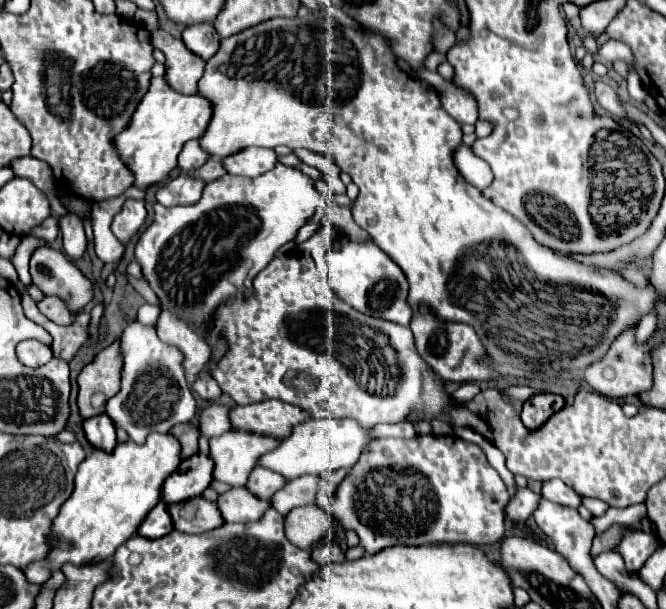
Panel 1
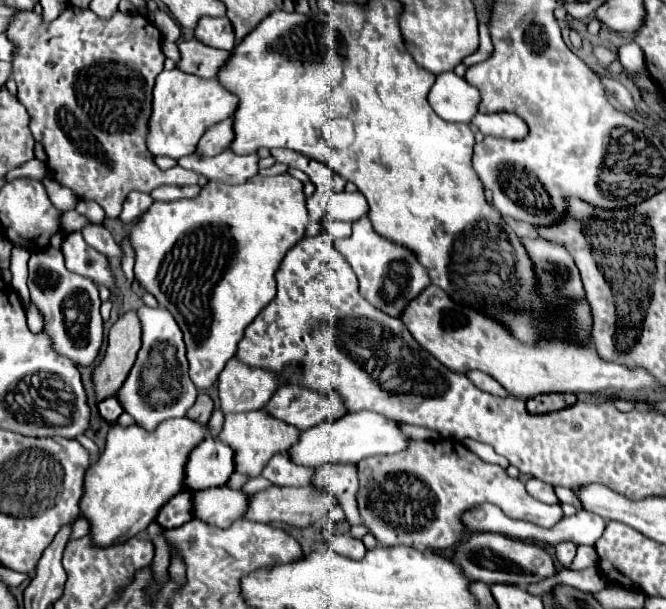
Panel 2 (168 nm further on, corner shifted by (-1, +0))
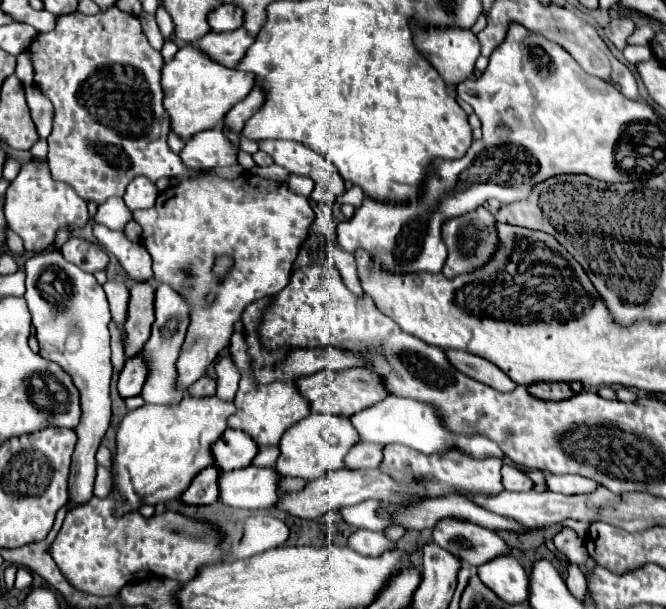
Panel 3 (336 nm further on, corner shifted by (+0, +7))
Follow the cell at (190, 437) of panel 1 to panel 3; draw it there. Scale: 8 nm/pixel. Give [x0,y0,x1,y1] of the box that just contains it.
[188,376,216,398]

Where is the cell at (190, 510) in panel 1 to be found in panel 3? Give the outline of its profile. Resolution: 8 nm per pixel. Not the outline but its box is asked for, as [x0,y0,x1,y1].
[218,466,280,510]

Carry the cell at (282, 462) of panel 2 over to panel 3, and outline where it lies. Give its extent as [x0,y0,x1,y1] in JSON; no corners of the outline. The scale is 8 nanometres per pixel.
[274,414,358,480]

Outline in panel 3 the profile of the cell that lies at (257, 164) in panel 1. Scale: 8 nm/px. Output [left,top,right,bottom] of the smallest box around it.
[180,128,238,170]

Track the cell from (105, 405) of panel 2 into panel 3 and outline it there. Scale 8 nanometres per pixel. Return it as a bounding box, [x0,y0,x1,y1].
[116,354,146,398]

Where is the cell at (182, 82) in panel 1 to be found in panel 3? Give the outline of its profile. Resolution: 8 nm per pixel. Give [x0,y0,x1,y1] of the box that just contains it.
[192,28,254,68]

